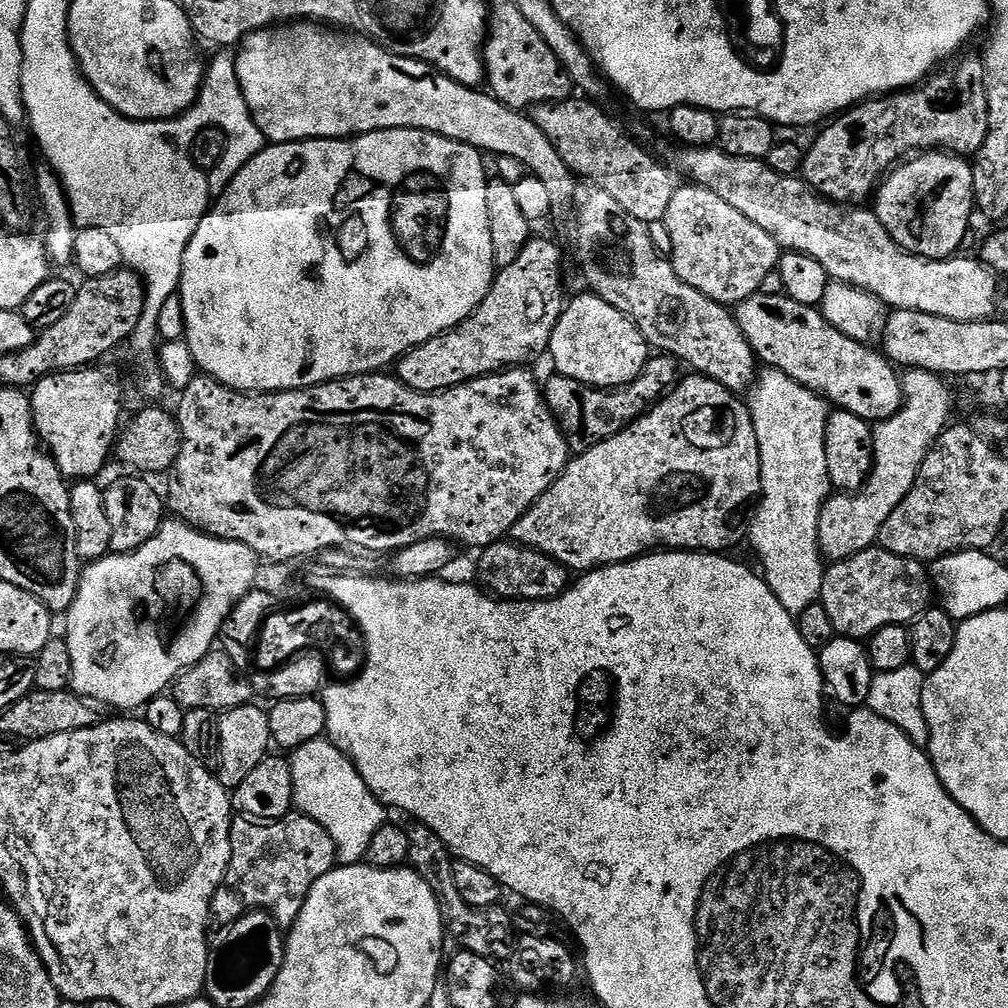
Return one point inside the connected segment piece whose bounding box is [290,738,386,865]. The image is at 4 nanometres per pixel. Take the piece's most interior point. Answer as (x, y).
(327, 787)

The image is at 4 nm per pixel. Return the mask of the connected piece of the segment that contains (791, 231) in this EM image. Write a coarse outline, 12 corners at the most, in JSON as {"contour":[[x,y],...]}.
{"contour":[[718,146],[684,148],[781,249],[885,308],[990,320],[979,259],[905,252],[875,211]]}

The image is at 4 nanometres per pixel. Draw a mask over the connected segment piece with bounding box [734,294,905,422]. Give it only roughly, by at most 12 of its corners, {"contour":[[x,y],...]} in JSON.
{"contour":[[757,294],[738,326],[769,369],[888,420],[902,376],[819,307]]}

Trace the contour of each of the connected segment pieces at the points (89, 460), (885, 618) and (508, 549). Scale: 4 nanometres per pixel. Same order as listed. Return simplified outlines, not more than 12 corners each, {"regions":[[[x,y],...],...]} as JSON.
{"regions":[[[104,366],[30,392],[34,426],[69,482],[113,455],[124,388]],[[873,546],[827,565],[837,636],[911,625],[933,600],[921,561]],[[505,538],[483,549],[479,583],[501,600],[552,600],[570,572]]]}

